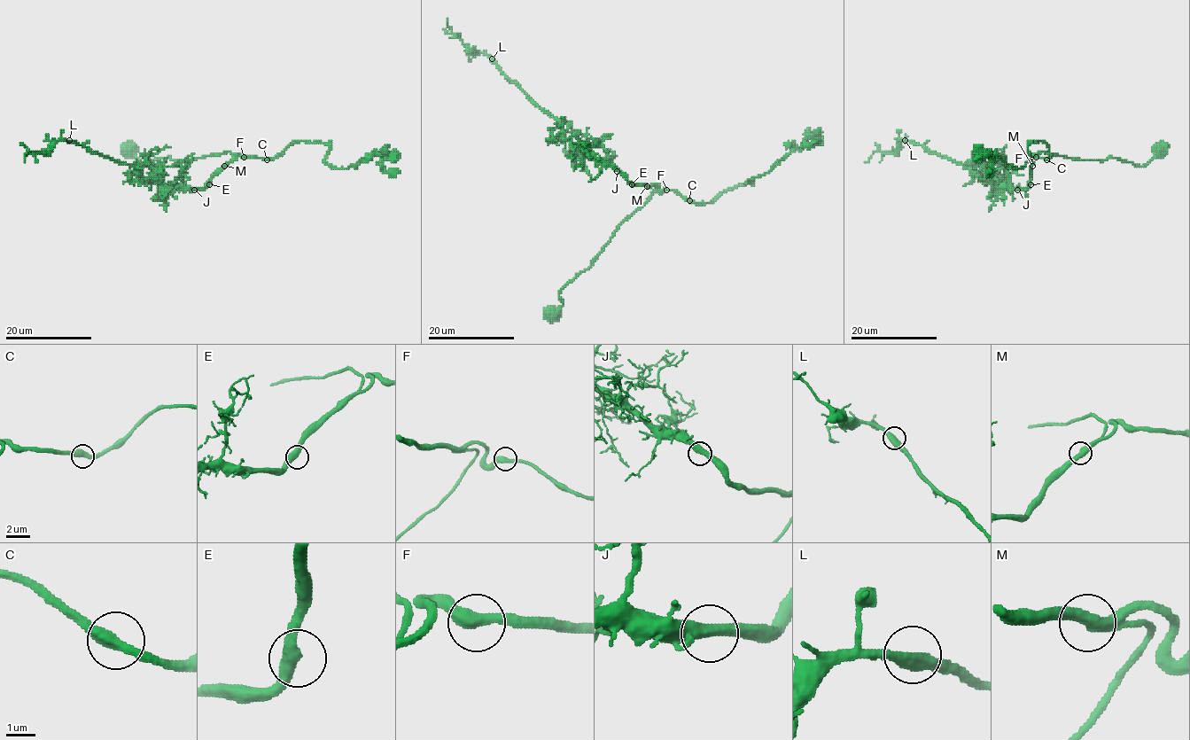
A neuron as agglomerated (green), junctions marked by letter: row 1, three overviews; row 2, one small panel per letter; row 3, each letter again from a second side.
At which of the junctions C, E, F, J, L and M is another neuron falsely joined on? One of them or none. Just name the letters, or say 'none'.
none

